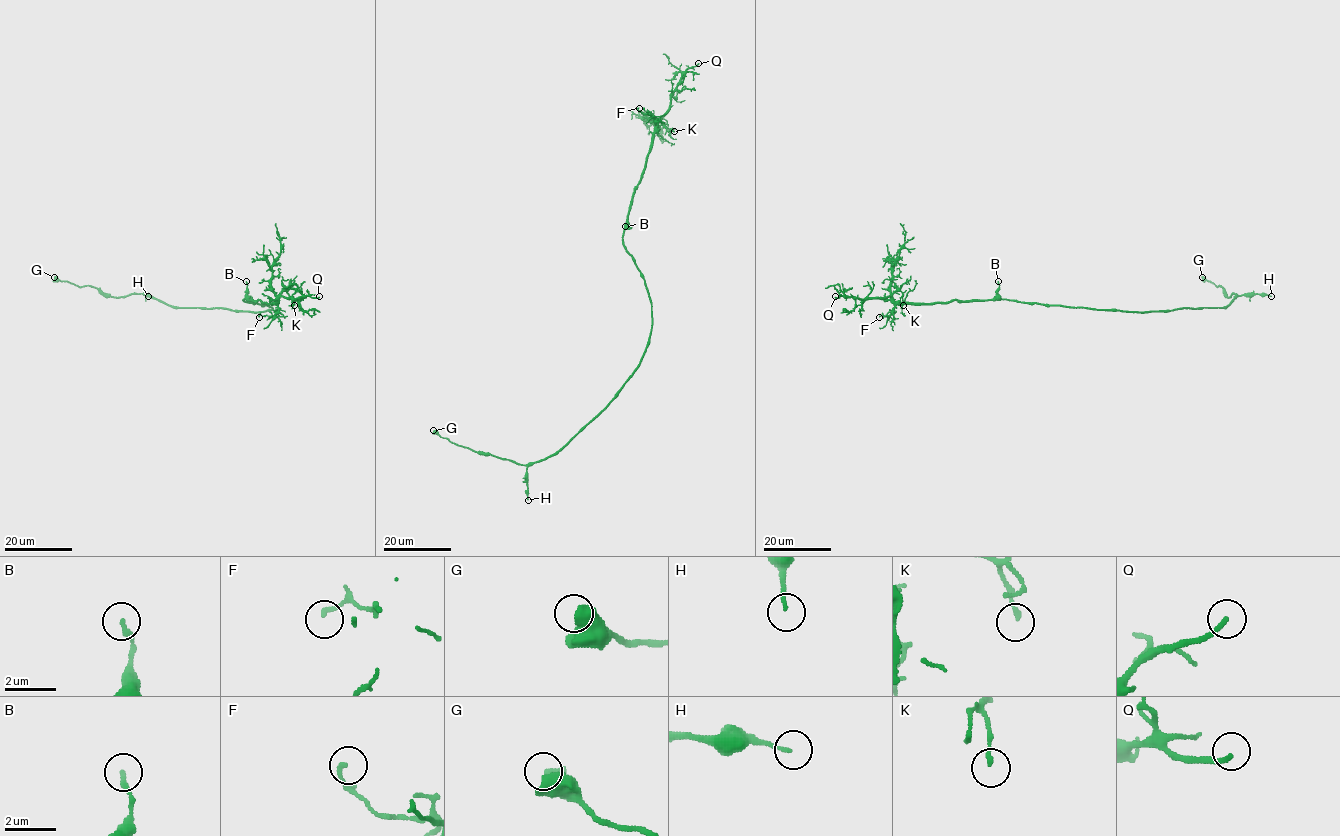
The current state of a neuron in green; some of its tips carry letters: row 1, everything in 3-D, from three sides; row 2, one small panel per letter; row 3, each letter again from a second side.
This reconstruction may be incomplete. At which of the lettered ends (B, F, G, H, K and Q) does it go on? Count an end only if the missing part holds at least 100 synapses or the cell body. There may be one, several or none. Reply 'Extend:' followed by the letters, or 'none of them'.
Extend: Q

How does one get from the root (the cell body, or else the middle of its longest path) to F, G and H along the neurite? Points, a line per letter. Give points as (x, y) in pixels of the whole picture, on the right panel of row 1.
F: (1093, 309), (1005, 299), (952, 300), (898, 303), (888, 315), (879, 317)
G: (1093, 309), (1169, 312), (1225, 307), (1236, 294), (1226, 296), (1221, 286), (1202, 277)
H: (1093, 309), (1169, 312), (1225, 307), (1240, 295), (1271, 296)

